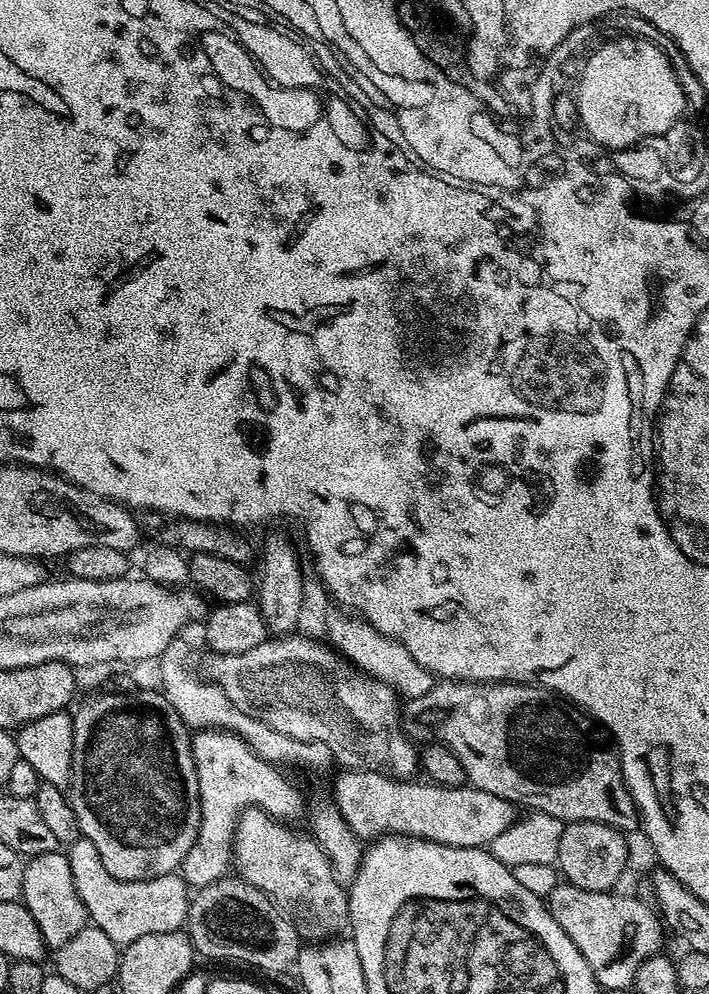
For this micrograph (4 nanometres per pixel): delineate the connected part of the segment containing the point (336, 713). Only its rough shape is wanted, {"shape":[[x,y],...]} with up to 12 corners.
{"shape":[[284,634],[209,655],[242,714],[413,779],[397,691]]}

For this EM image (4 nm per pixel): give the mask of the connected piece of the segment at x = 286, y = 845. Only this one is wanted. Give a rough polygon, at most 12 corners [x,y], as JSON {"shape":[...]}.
{"shape":[[261,808],[232,860],[304,942],[349,927],[348,892],[315,838]]}

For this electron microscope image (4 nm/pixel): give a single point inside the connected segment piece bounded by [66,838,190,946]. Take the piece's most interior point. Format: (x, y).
(125, 910)

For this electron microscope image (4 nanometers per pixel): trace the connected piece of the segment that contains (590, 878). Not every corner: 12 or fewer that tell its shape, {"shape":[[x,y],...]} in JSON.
{"shape":[[569,821],[557,867],[579,889],[615,889],[630,864],[625,833]]}

